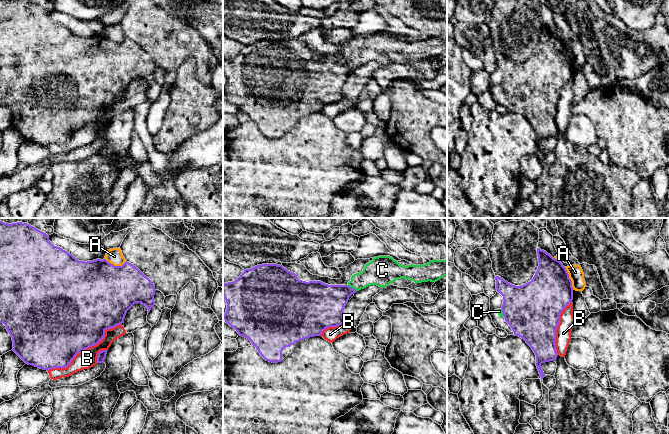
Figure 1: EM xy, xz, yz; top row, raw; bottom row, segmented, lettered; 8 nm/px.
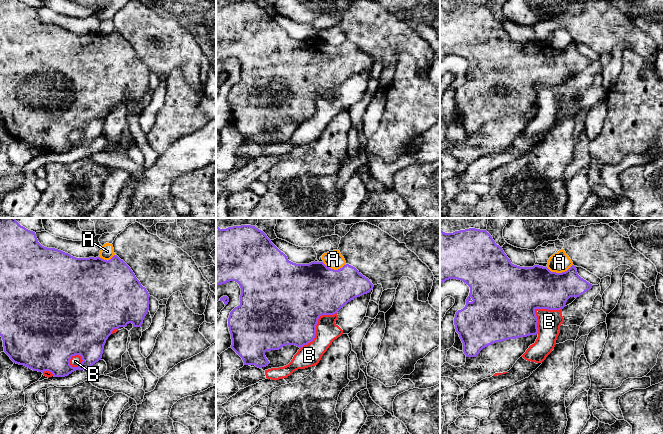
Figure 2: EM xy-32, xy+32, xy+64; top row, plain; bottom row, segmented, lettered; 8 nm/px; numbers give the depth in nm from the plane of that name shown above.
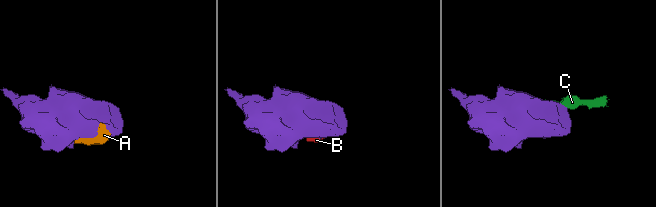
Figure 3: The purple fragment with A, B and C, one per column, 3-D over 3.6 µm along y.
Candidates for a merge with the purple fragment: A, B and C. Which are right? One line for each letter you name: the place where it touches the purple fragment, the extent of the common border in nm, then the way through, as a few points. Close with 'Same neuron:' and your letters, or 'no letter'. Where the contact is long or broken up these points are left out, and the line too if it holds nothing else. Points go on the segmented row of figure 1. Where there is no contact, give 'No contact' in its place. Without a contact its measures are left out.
C: Touches purple at xz (351, 287). Shared border 90 nm. Path across: xz (325, 303), (351, 287), (378, 272)
Same neuron: C

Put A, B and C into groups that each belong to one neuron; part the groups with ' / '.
A B / C

